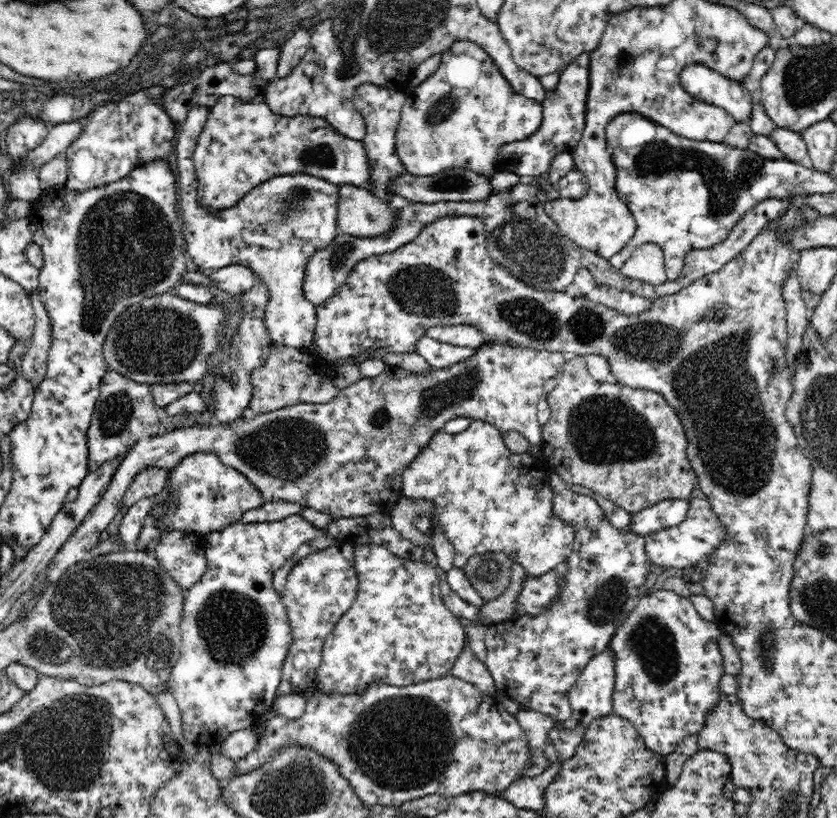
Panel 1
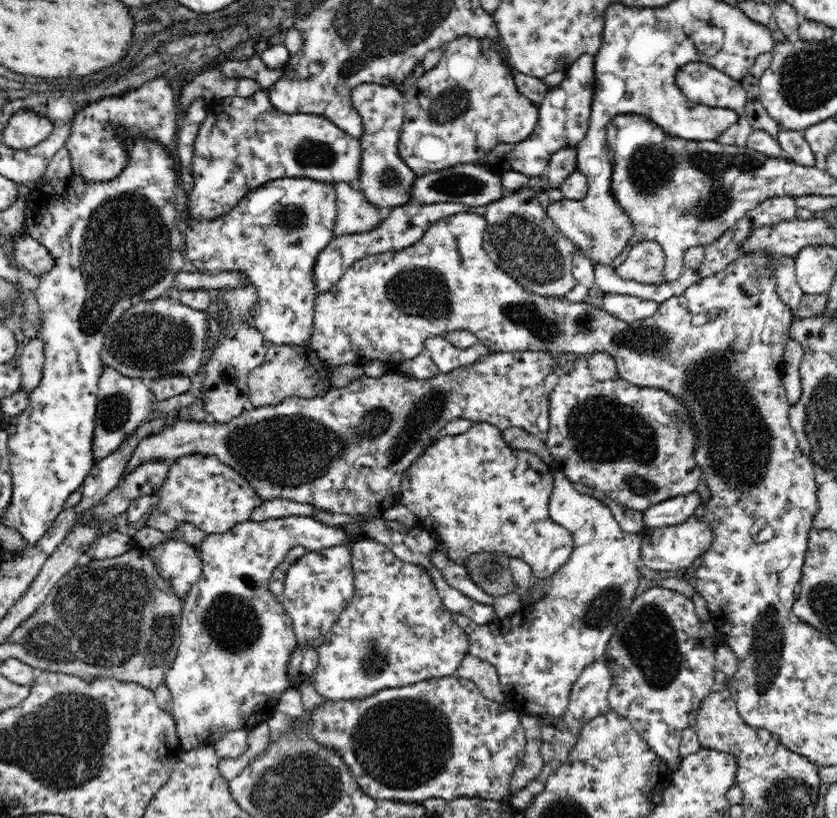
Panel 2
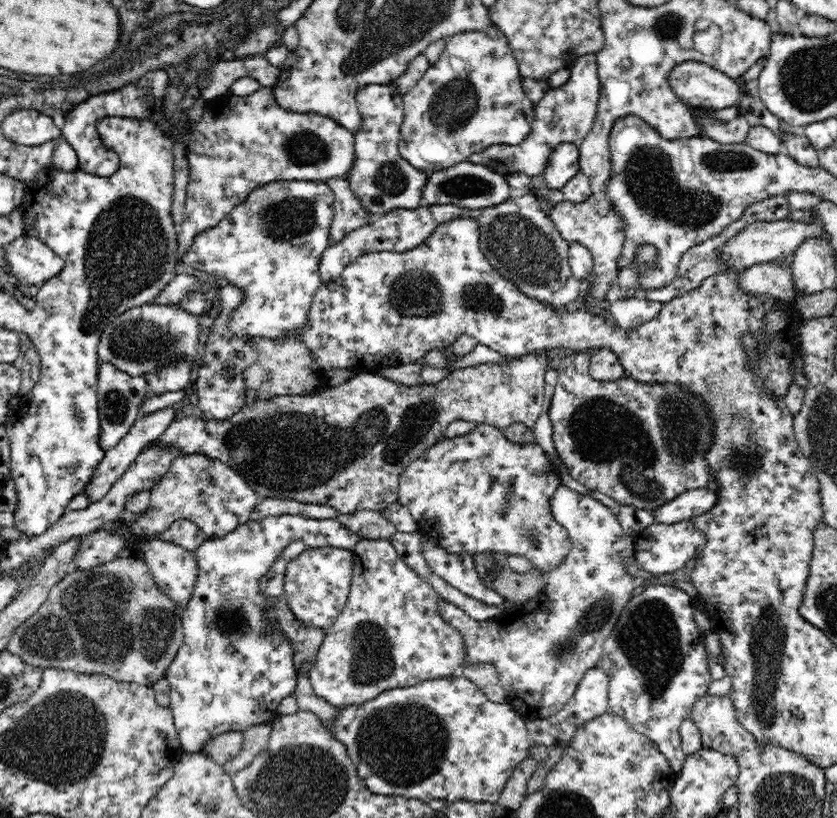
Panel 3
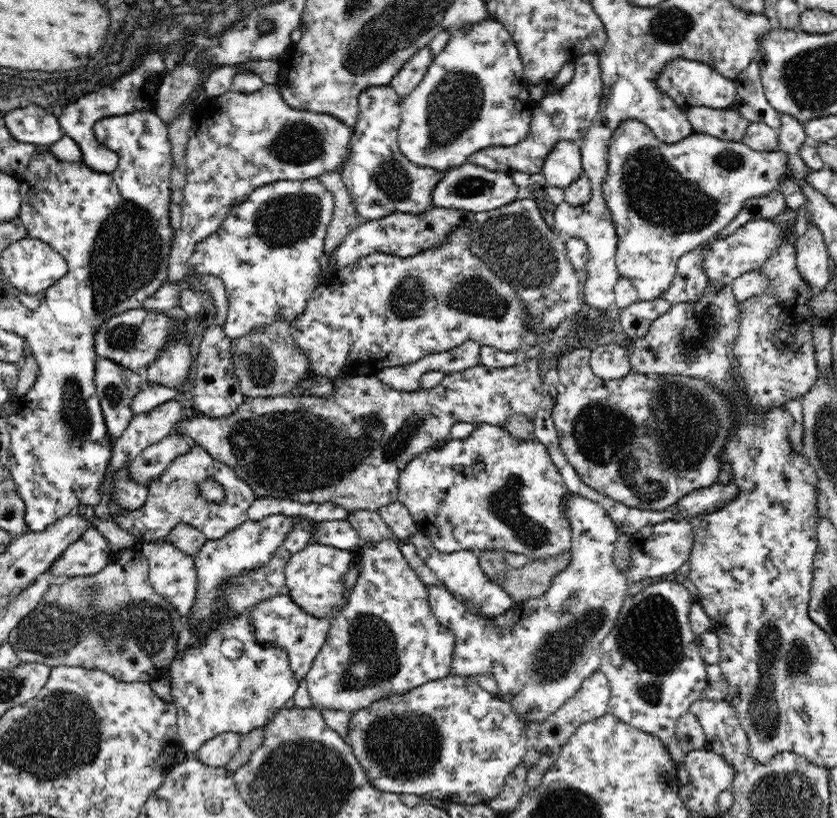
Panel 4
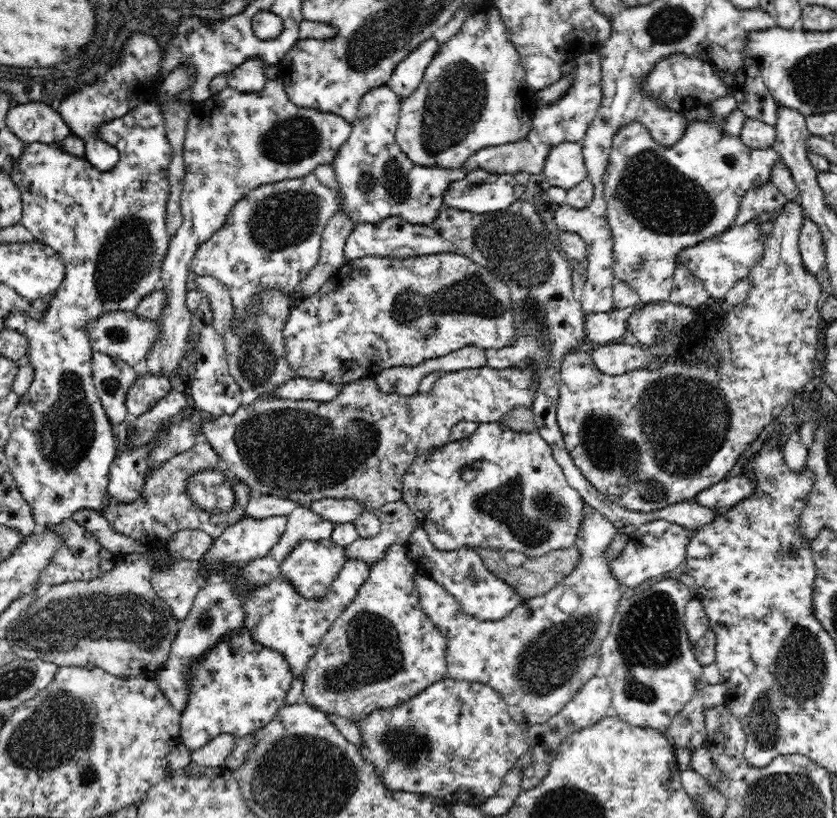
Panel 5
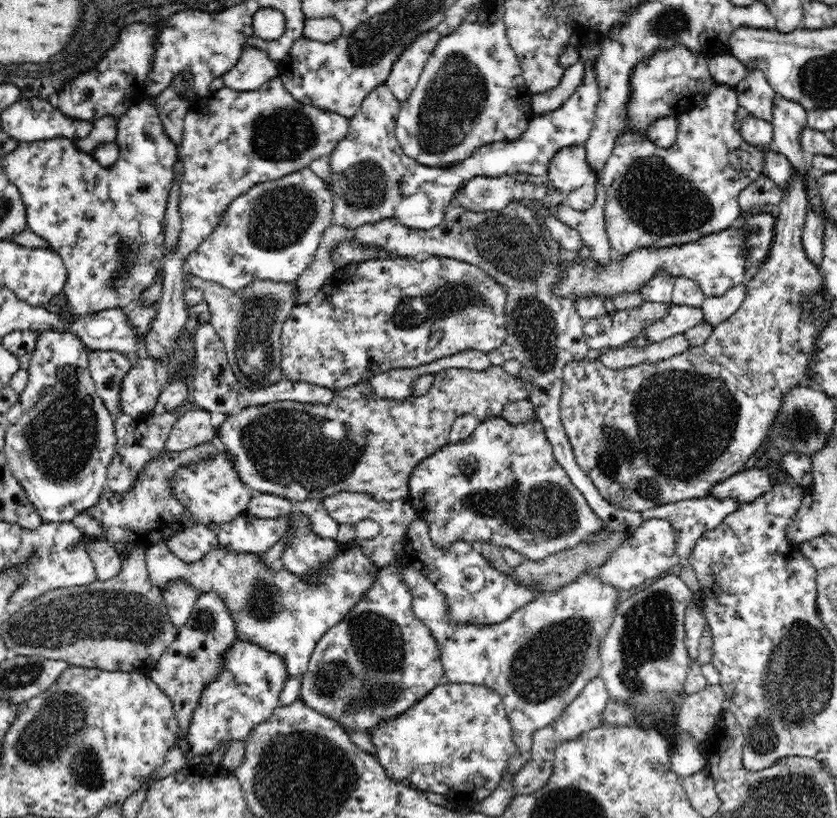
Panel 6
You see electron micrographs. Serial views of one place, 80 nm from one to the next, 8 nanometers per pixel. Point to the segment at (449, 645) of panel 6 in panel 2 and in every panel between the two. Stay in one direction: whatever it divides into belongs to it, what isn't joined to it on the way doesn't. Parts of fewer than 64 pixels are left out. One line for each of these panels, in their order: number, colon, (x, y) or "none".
2: (538, 652)
3: (541, 650)
4: (540, 651)
5: (537, 657)

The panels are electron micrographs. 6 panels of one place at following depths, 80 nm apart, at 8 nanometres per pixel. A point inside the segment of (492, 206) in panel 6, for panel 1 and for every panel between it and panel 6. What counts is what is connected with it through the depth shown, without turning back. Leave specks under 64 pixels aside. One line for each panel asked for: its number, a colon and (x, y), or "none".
1: (455, 185)
2: (468, 184)
3: (472, 186)
4: (470, 187)
5: (479, 191)

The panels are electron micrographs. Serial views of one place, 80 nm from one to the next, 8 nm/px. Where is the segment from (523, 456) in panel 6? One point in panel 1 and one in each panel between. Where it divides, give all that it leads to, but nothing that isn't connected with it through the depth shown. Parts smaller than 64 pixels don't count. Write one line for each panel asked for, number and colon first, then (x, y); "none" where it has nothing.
1: (489, 499)
2: (472, 491)
3: (479, 493)
4: (489, 491)
5: (499, 488)

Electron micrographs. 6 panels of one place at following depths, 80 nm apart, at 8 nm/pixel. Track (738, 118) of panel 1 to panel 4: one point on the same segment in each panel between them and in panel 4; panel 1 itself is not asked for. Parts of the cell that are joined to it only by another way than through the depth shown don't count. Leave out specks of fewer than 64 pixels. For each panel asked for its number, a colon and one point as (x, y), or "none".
2: (704, 85)
3: (697, 84)
4: (690, 83)

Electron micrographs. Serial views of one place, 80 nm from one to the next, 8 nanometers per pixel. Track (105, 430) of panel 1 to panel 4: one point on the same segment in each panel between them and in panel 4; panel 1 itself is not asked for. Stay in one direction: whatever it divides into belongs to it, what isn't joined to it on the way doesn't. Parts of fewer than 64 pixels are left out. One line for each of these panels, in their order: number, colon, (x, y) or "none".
2: (125, 403)
3: (120, 395)
4: (116, 386)

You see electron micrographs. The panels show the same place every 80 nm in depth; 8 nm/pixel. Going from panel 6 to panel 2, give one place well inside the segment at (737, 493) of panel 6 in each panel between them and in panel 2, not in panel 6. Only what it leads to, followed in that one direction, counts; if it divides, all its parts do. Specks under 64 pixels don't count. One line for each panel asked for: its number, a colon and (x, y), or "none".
2: (671, 512)
3: (694, 503)
4: (704, 501)
5: (726, 493)

